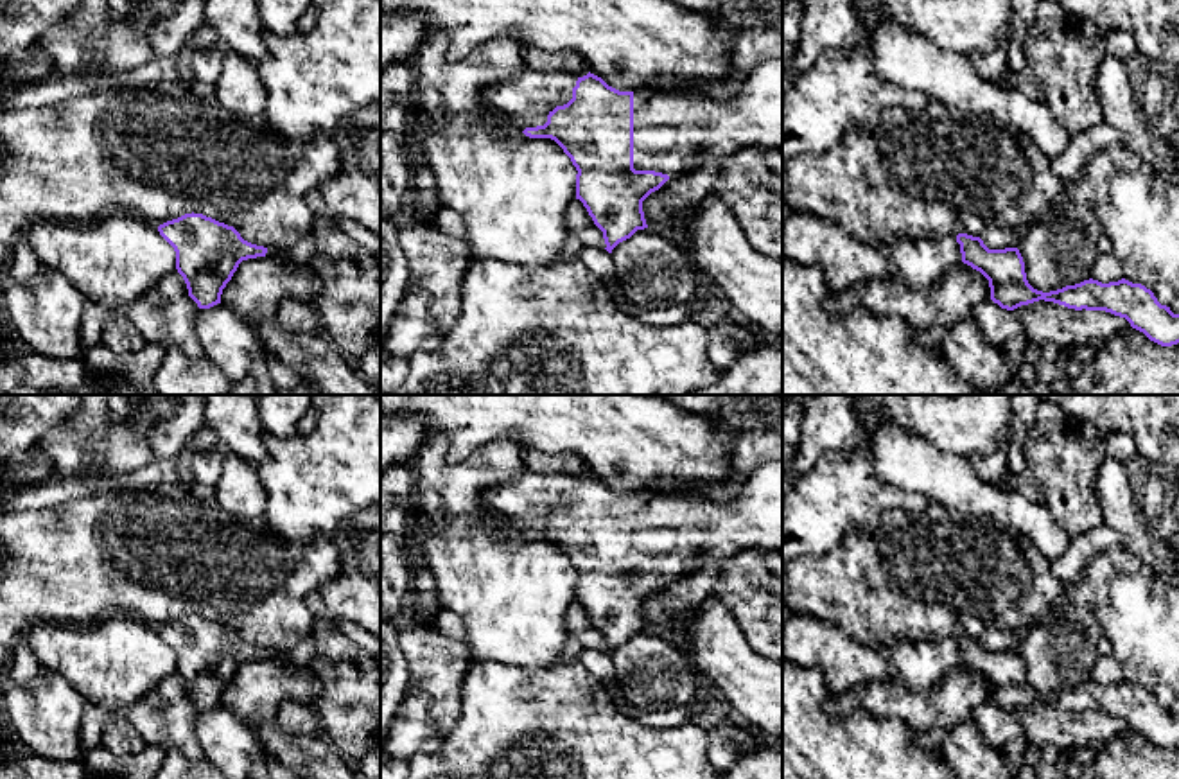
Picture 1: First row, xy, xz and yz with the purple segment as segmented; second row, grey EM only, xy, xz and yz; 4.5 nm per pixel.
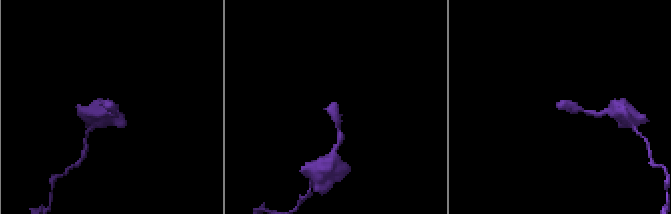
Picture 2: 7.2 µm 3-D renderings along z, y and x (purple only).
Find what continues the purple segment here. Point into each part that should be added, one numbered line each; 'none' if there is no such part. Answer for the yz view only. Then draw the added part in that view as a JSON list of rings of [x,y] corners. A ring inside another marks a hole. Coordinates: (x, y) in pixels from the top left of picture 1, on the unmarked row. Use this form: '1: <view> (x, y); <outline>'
1: yz (919, 665); [[[956,639],[899,641],[883,648],[885,659],[897,671],[897,678],[913,691],[922,691],[962,664]]]

